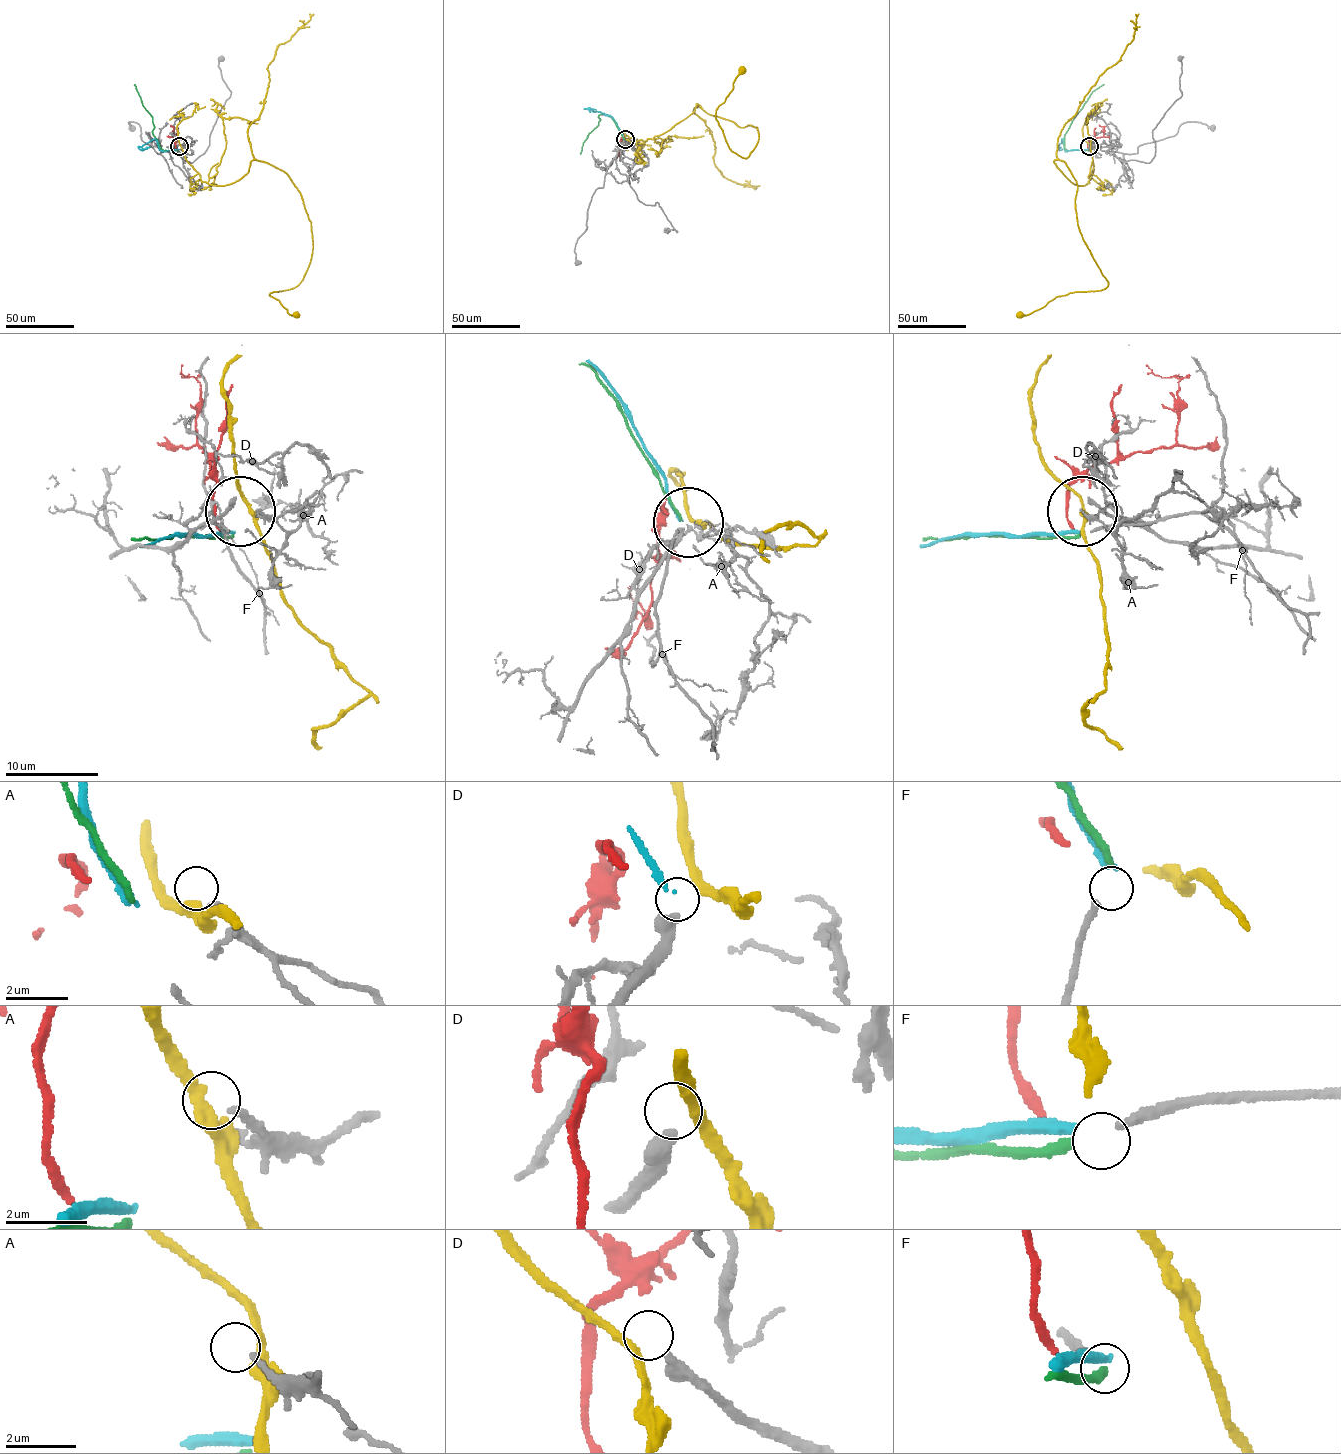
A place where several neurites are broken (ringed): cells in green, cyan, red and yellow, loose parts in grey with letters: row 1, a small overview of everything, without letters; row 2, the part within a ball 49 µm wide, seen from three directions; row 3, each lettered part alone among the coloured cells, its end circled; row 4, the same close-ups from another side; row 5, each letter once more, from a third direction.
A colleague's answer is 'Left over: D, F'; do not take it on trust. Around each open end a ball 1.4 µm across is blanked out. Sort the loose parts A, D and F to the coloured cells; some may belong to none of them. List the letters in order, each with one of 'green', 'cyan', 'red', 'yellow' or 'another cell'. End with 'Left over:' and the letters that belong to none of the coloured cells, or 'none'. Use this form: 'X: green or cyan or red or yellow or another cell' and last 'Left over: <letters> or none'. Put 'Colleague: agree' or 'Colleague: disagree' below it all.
A: another cell
D: another cell
F: green
Left over: A, D
Colleague: disagree

